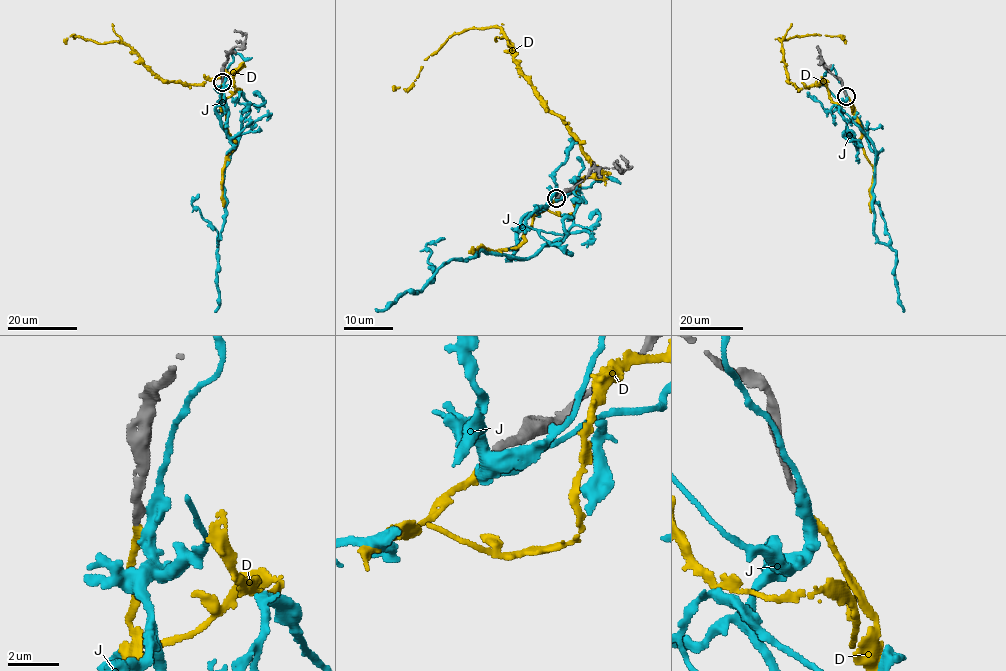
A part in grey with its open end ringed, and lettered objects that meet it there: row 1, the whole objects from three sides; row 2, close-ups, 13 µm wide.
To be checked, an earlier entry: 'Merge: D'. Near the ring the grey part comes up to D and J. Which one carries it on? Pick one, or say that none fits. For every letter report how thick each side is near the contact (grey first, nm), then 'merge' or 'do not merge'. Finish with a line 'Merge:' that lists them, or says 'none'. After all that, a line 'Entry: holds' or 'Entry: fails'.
D: calibres 240 and 320 nm; merge
J: calibres 340 and 360 nm; do not merge
Merge: D
Entry: holds

